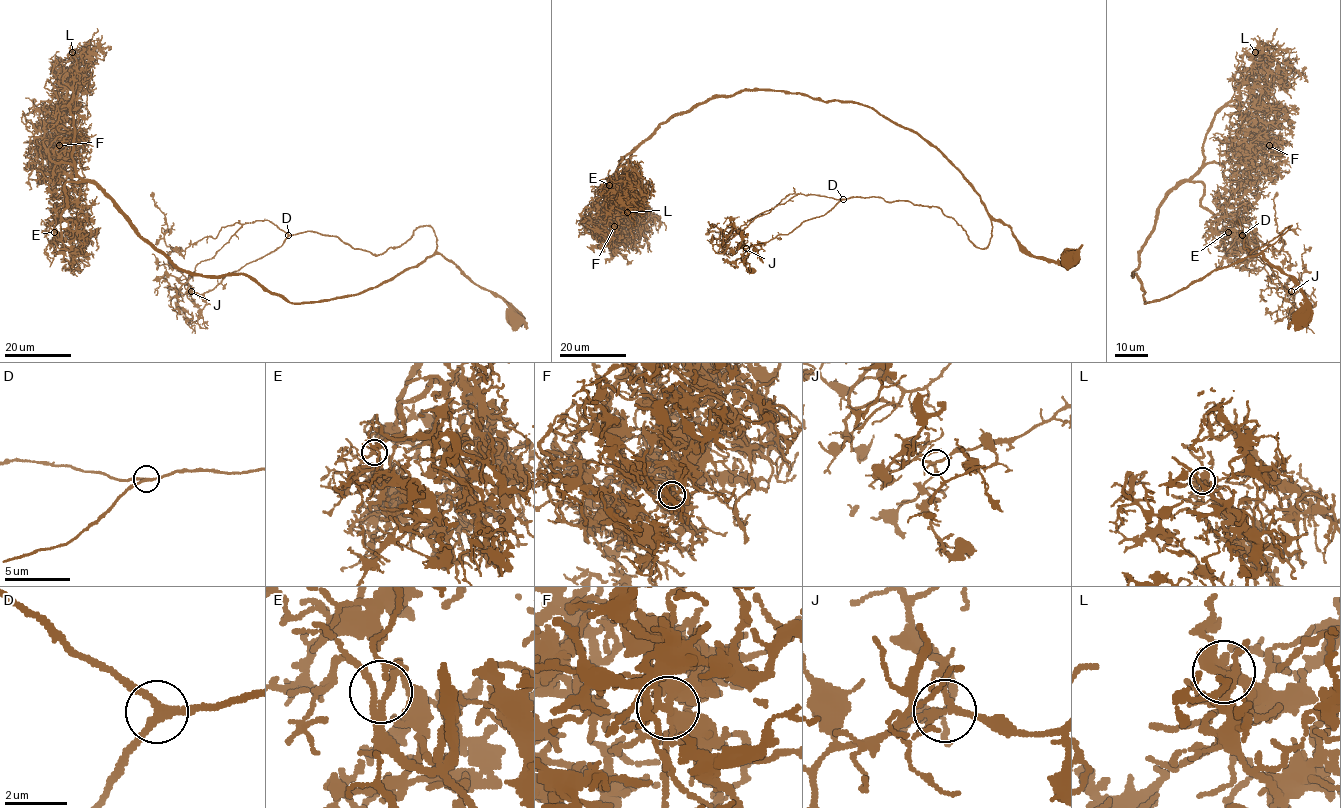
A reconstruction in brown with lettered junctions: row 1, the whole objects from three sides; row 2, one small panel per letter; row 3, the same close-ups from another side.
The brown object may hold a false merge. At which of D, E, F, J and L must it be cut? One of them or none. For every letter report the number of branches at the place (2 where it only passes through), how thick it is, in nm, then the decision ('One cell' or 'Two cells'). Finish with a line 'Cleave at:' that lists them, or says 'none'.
D: Branches: 3. Thickness 200 nm. One cell
E: Branches: 4. Thickness 180 nm. One cell
F: Branches: 5. Thickness 360 nm. One cell
J: Branches: 4. Thickness 180 nm. One cell
L: Branches: 6. Thickness 280 nm. One cell
Cleave at: none

